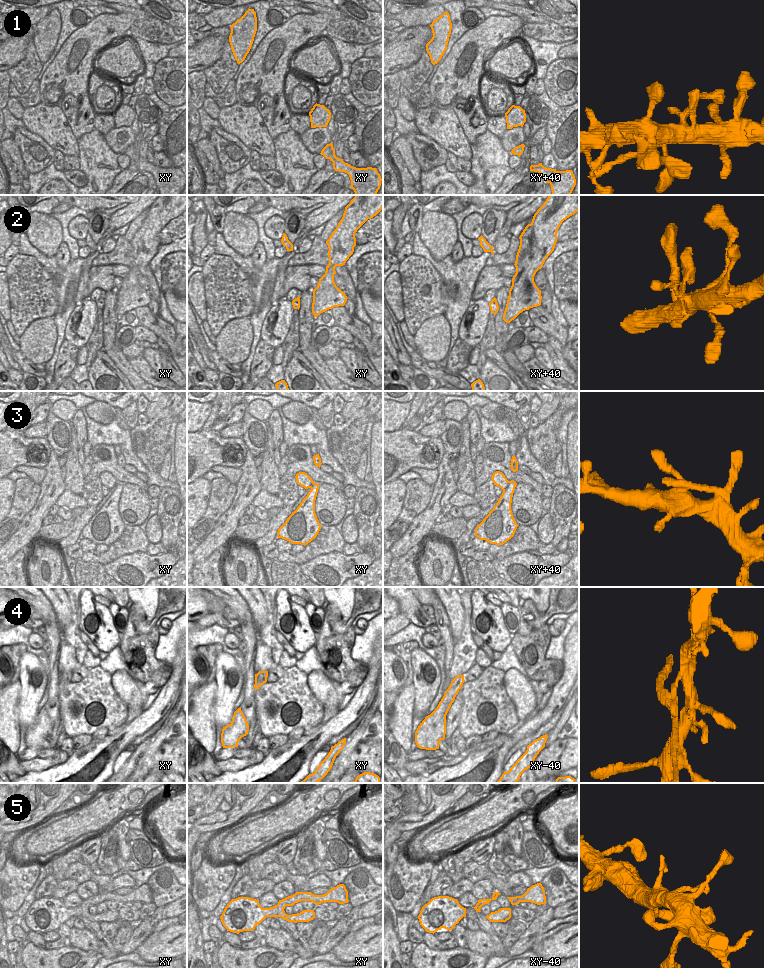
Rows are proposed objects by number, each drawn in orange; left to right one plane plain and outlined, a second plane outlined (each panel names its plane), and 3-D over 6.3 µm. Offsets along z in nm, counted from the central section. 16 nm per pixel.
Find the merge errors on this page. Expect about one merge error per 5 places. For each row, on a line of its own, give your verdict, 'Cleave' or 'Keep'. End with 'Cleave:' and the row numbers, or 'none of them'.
1: Keep
2: Keep
3: Keep
4: Keep
5: Keep
Cleave: none of them

